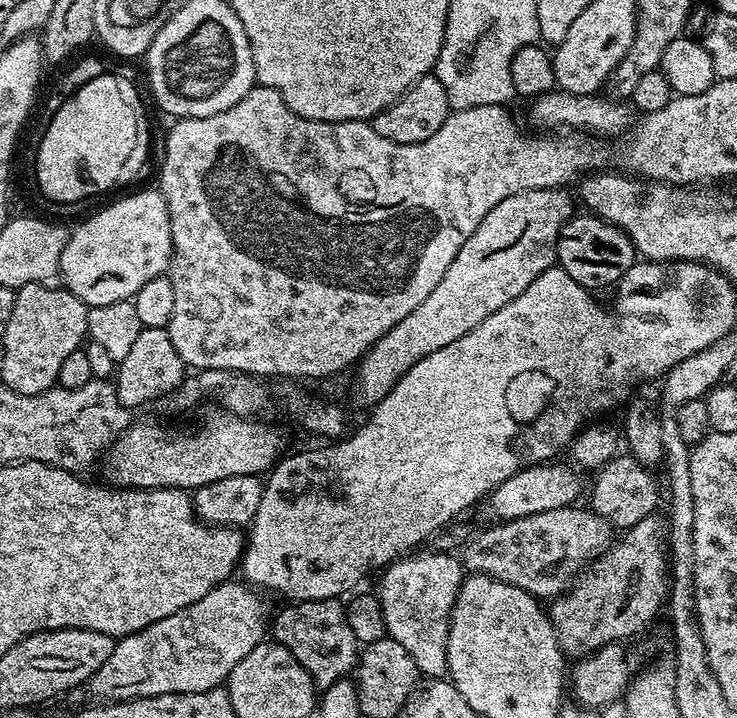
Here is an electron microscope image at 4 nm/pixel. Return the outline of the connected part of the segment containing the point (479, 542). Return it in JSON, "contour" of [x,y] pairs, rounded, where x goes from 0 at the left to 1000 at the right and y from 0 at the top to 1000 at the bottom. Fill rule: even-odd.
{"contour":[[[772,705],[757,710],[735,710],[735,716],[719,716],[714,721],[670,727],[642,745],[628,759],[627,784],[636,798],[664,802],[676,811],[703,816],[729,833],[753,833],[767,823],[802,787],[803,781],[820,773],[833,752],[833,737],[807,713]]]}

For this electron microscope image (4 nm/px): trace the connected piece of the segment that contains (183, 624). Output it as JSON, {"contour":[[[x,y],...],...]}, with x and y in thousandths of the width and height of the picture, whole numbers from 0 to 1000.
{"contour":[[[320,812],[297,813],[285,822],[285,827],[280,827],[280,833],[242,850],[242,855],[231,855],[231,861],[220,861],[198,872],[198,877],[161,887],[149,916],[144,916],[144,922],[138,922],[138,928],[119,946],[117,962],[132,969],[132,976],[156,978],[204,972],[214,967],[278,964],[300,957],[308,948],[312,933],[318,933],[318,928],[323,928],[323,922],[328,922],[345,900],[360,896],[366,875],[366,852],[364,858],[364,841],[357,836],[360,831],[335,812]]]}

